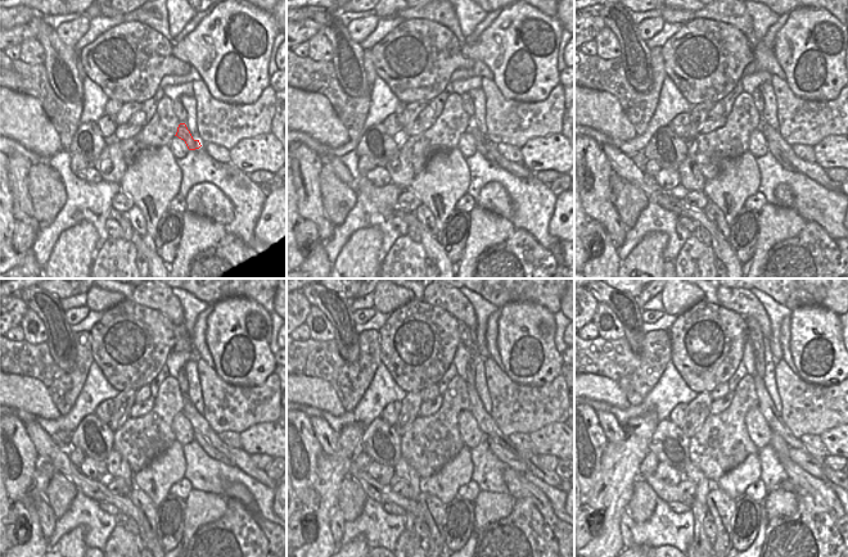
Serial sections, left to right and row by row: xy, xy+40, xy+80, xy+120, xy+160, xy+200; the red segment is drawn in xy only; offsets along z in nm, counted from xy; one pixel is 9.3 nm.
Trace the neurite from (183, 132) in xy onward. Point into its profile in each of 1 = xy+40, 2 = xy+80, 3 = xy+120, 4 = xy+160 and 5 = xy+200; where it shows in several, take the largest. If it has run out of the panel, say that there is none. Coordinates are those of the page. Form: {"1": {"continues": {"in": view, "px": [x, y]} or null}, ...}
{"1": {"continues": {"in": "xy+40", "px": [482, 141]}}, "2": {"continues": {"in": "xy+80", "px": [772, 146]}}, "3": {"continues": {"in": "xy+120", "px": [208, 449]}}, "4": {"continues": {"in": "xy+160", "px": [510, 460]}}, "5": {"continues": {"in": "xy+200", "px": [807, 462]}}}

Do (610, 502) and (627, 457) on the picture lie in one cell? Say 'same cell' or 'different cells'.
same cell

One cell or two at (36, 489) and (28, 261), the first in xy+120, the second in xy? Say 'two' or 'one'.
one

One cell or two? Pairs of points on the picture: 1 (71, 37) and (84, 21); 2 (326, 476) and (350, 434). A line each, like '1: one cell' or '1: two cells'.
1: one cell
2: one cell

